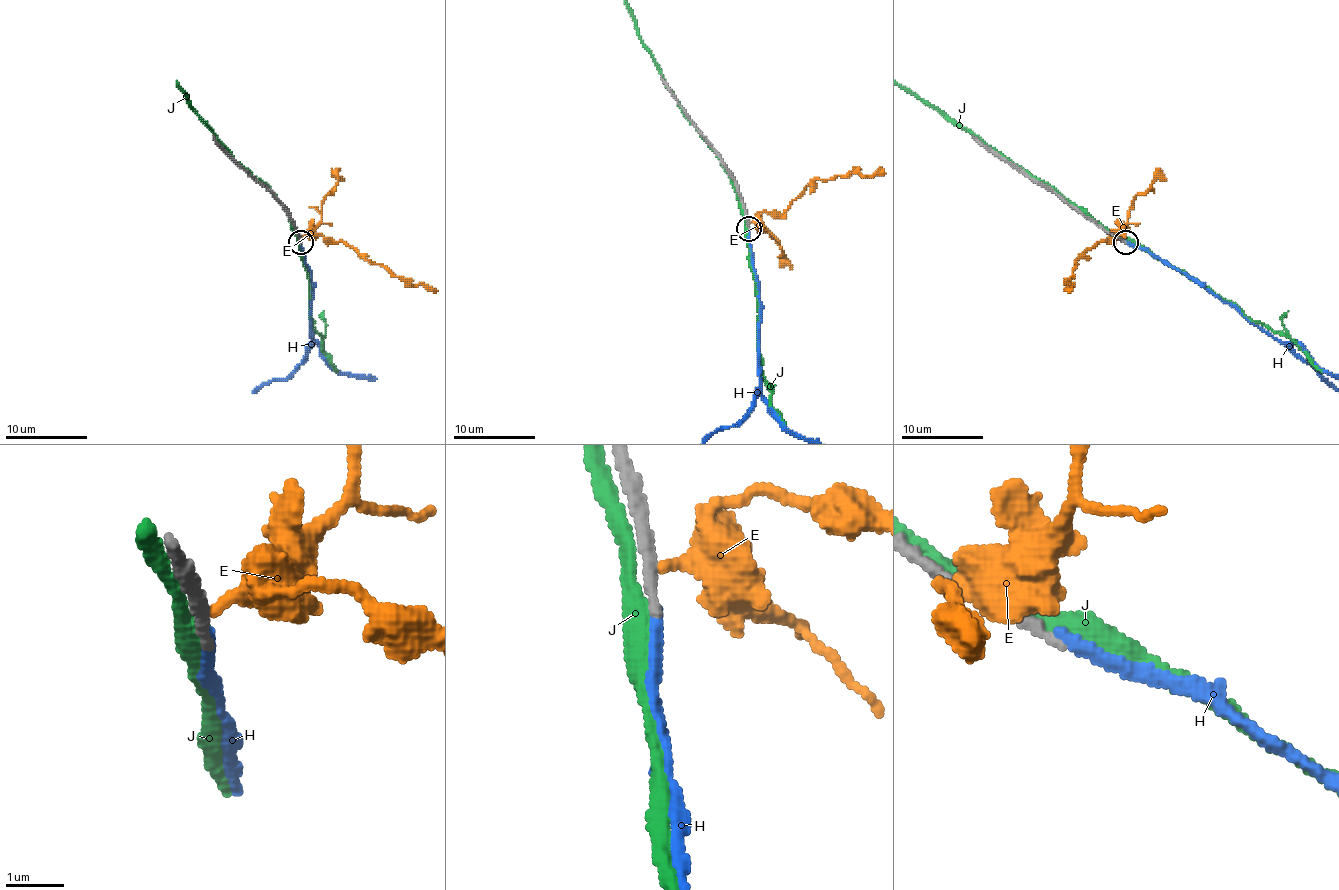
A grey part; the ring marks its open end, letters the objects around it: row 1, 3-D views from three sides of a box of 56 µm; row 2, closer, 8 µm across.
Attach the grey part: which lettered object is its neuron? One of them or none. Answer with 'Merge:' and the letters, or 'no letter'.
Merge: H

